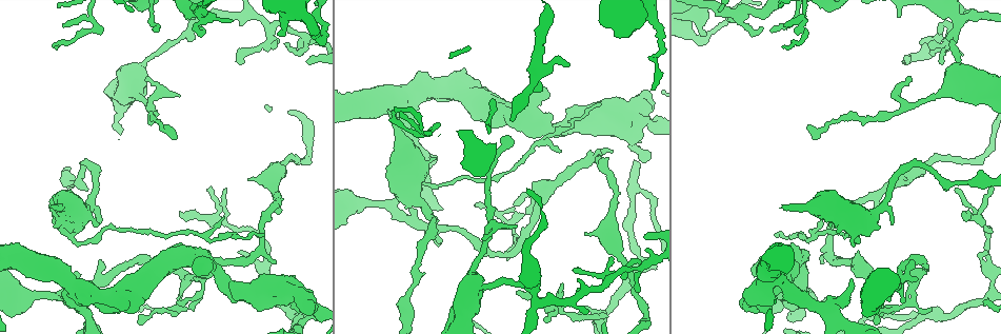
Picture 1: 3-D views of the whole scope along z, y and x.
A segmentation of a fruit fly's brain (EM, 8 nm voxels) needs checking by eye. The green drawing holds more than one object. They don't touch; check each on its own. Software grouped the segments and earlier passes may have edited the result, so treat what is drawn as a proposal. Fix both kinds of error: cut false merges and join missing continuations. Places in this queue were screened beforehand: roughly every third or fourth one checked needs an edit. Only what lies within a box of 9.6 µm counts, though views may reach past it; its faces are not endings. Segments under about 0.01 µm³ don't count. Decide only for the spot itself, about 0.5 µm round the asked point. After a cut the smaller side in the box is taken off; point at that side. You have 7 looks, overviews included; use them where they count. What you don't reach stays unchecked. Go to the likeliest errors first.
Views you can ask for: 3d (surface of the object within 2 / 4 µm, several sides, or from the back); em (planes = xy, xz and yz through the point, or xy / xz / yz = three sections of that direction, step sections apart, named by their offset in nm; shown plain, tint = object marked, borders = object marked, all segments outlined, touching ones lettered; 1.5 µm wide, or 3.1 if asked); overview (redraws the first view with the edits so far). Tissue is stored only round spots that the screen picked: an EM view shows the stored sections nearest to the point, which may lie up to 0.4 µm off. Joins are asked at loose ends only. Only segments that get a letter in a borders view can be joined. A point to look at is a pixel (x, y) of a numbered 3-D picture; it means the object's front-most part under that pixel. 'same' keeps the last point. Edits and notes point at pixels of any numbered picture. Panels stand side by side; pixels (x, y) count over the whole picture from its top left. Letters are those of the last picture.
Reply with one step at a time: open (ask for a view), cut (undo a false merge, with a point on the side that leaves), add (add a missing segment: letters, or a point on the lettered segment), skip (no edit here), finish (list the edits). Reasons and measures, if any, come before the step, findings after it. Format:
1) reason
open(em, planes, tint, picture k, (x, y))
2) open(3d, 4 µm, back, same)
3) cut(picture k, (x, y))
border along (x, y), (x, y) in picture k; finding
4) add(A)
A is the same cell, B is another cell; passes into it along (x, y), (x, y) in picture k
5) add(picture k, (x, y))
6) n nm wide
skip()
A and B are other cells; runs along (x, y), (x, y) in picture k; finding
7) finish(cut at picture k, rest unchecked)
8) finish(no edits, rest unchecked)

an open end
open(em, xz, step 4, borders, picture 1, (277, 214))

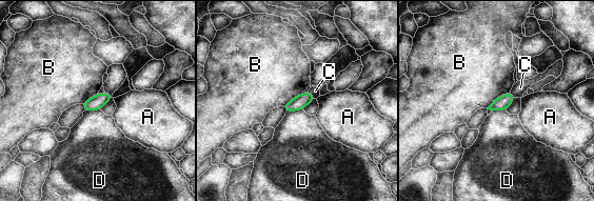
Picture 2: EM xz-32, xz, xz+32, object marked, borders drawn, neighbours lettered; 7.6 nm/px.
110 nm wide
skip()
A, B, C and D are other cells; border along (301, 92), (283, 106) in picture 2; none of them fits

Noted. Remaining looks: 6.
free end
open(em, planes, borders, picture 1, (651, 157))

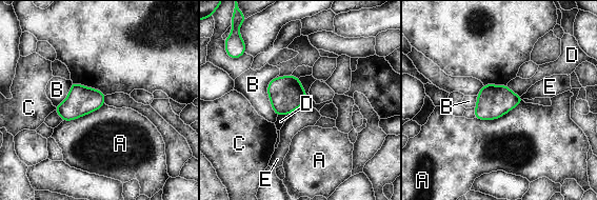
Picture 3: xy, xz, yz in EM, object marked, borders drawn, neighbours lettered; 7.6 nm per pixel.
A touches over 400 nm
skip()
A, B, C, D and E are other cells; border along (522, 100), (497, 118), (475, 118) in picture 3; none of them fits

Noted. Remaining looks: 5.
an open end
open(em, planes, borders, picture 1, (51, 206))

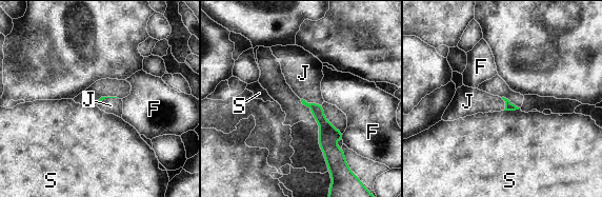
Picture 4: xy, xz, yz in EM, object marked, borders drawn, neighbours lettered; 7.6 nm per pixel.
add(picture 4, (303, 73))
J is the same cell, F and S are other cells; passes into it along (327, 132), (313, 103), (303, 73) in picture 4; the neuron continues

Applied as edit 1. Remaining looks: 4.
finish(add at picture 4, rest unchecked)

